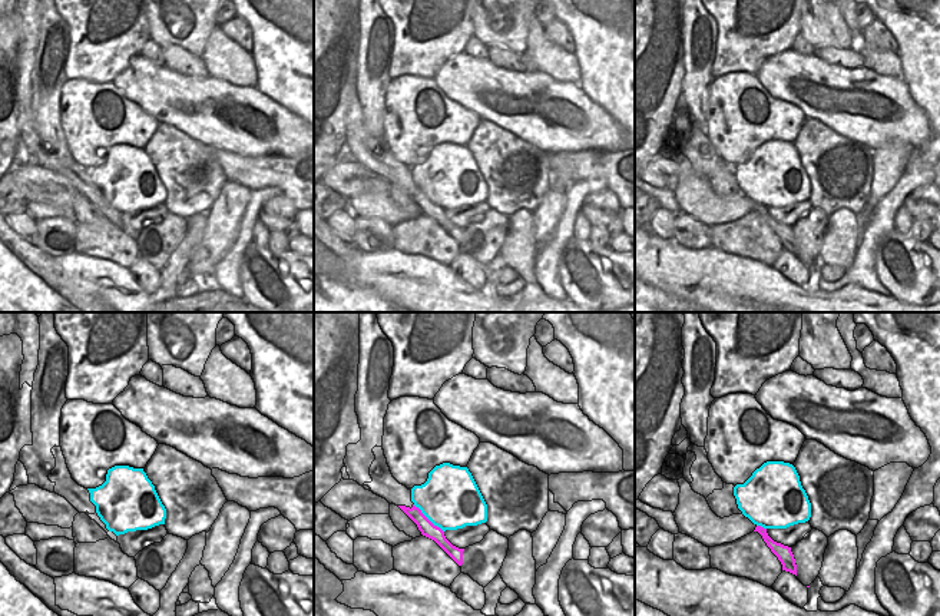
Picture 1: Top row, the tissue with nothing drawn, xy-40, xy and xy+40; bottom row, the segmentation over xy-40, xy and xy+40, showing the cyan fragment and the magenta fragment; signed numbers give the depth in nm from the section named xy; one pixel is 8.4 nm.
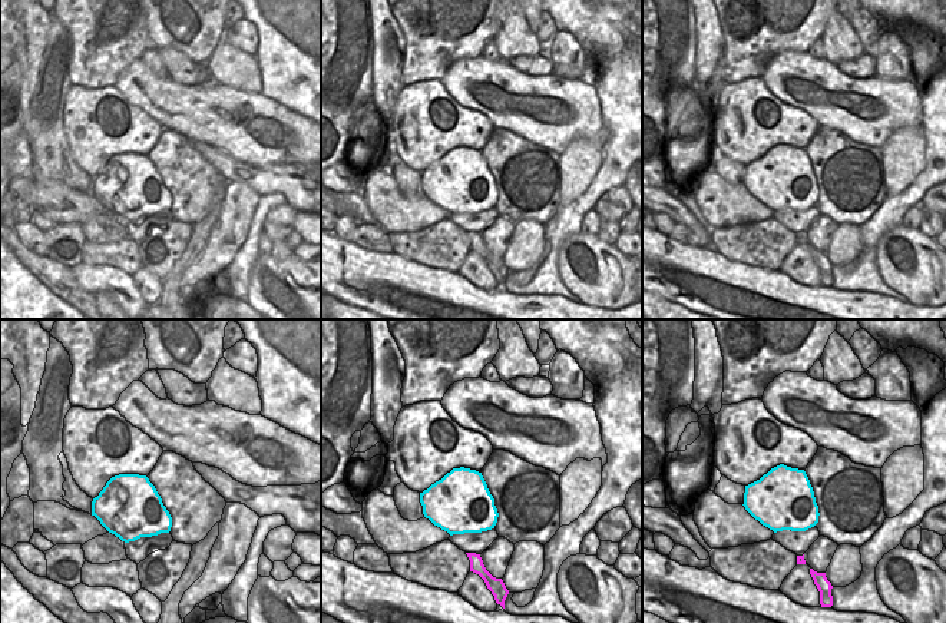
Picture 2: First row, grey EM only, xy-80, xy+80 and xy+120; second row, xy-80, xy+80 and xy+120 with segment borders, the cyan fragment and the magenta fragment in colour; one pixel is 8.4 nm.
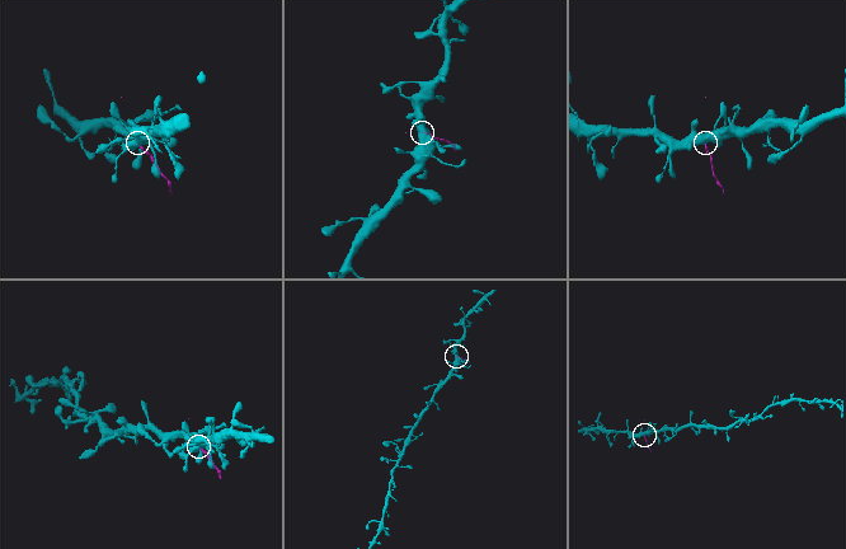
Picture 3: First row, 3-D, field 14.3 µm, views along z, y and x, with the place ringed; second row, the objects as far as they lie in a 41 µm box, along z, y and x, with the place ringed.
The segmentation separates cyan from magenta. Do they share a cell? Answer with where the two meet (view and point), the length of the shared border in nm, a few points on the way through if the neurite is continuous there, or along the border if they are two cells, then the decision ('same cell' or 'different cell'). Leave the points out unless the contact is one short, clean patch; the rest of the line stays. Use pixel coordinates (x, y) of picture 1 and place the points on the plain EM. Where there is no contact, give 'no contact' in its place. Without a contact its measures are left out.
meets cyan in xy at (429, 198); contact 360 nm long; border along xy (413, 184), (443, 211); different cell

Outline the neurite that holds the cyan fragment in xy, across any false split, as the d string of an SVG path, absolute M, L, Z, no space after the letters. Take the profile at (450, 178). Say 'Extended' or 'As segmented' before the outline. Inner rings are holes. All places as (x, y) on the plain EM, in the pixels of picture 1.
As segmented. M436 145L424 163L411 168L411 181L443 211L487 201L487 183L467 146Z

